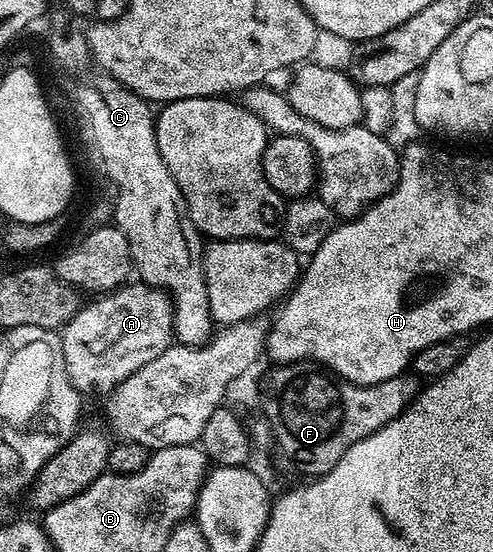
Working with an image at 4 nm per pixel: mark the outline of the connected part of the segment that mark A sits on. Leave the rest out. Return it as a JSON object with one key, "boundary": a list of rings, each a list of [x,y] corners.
{"boundary":[[[125,284],[103,296],[97,297],[96,302],[81,305],[80,311],[74,315],[62,328],[64,339],[64,359],[66,372],[70,376],[70,384],[79,390],[81,395],[101,394],[107,396],[122,380],[134,376],[138,368],[150,364],[168,347],[173,345],[174,331],[172,329],[172,300],[163,290],[147,284]]]}

